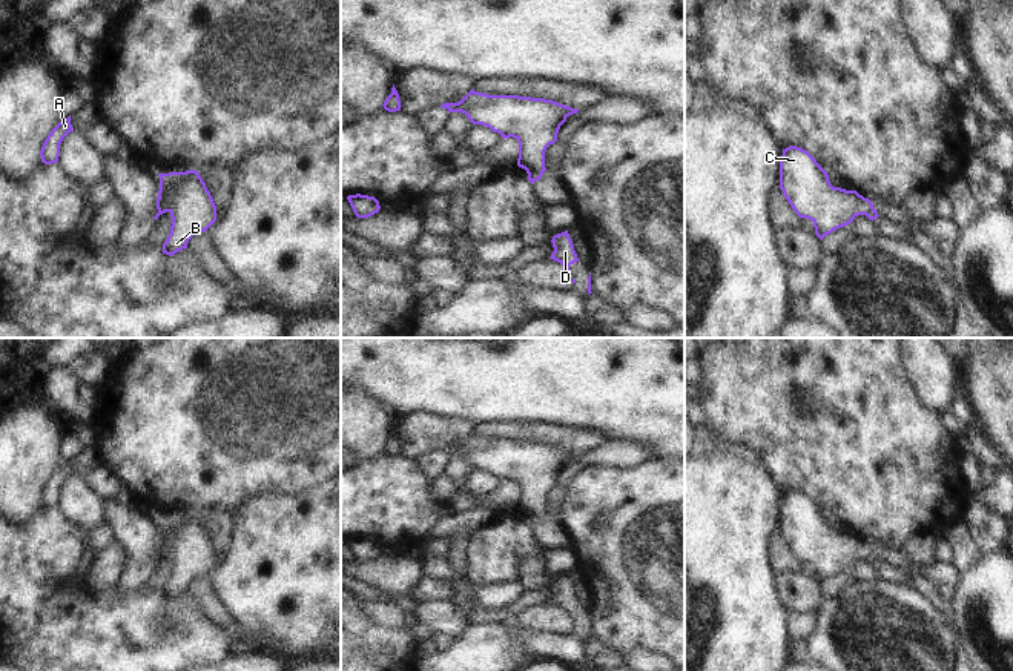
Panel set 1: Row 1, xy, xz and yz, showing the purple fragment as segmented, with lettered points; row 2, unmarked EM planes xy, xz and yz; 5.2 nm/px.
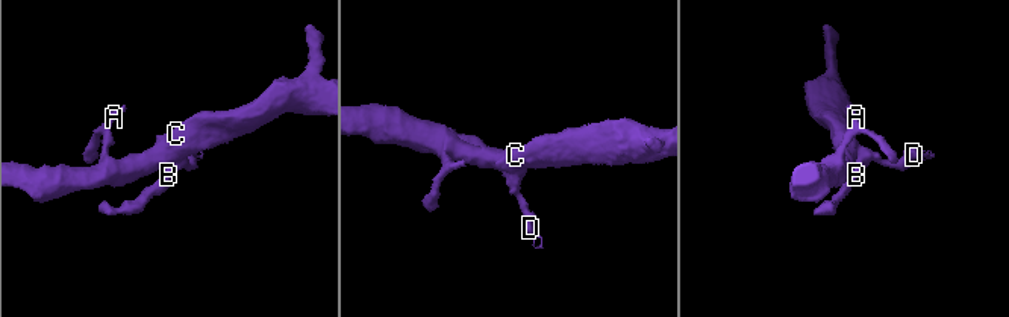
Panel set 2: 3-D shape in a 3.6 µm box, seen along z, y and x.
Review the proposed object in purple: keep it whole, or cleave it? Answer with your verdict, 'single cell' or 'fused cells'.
single cell

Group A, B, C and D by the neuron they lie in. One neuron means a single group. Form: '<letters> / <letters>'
A B C D

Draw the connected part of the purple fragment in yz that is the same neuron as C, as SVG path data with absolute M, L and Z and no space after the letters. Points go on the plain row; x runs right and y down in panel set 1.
M797 490L783 493L780 533L795 557L813 567L820 583L850 568L858 559L872 565L879 560L869 542L856 534L833 531L817 504Z

